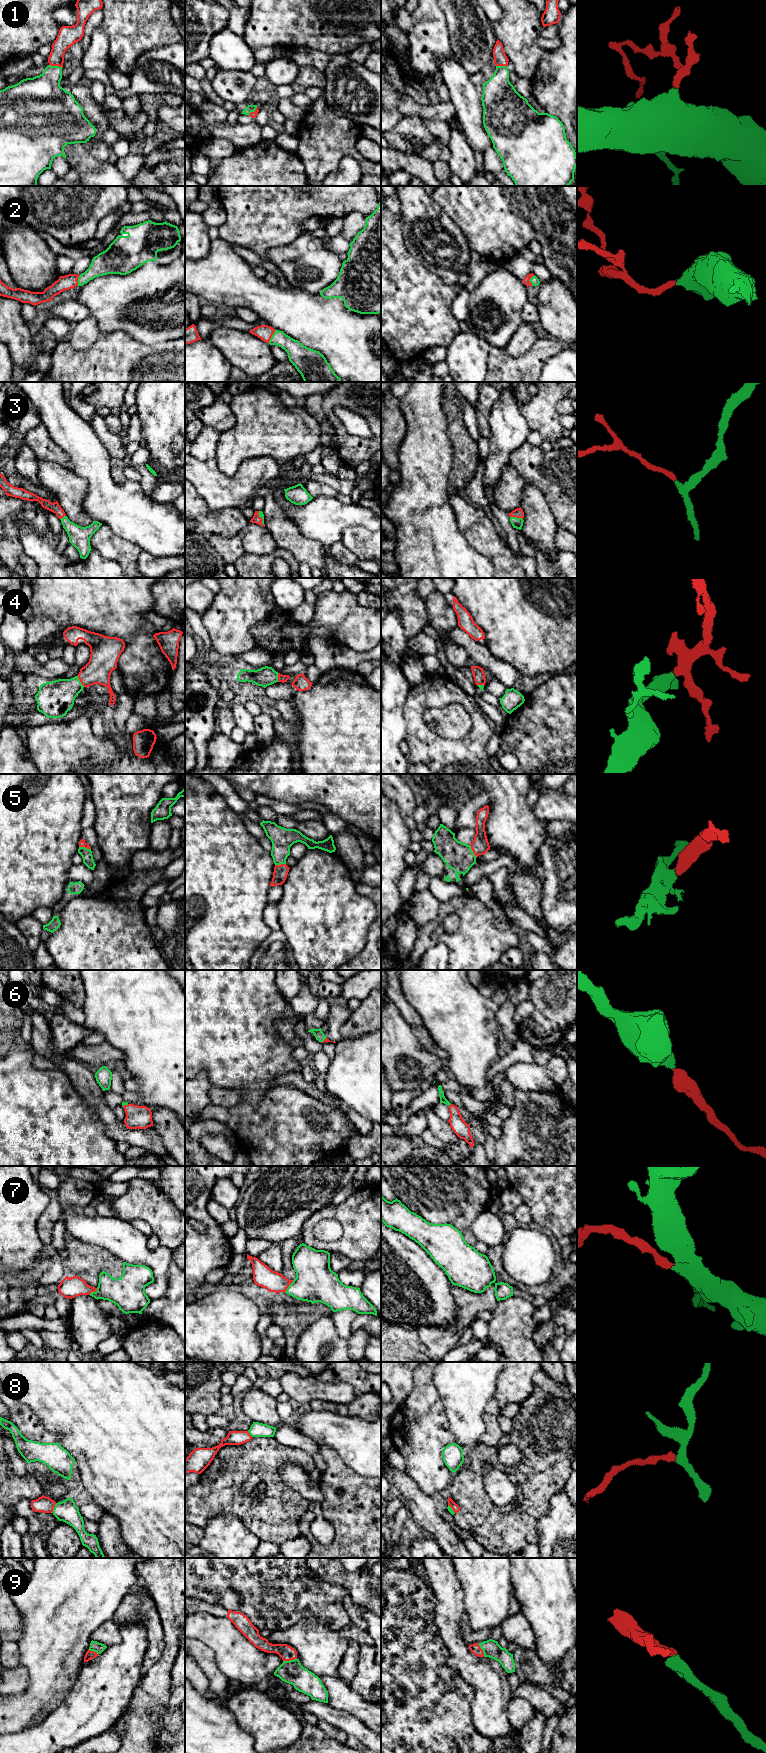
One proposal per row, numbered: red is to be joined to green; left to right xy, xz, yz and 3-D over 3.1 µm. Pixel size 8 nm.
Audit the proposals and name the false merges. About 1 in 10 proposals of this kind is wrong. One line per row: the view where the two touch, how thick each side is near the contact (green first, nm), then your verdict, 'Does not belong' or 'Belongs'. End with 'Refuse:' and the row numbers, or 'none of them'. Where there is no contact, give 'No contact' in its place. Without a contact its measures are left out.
1: Touches green in xy. Thickness 300 nm (green) against 150 nm. Belongs
2: Touches green in xz. Thickness 160 nm (green) against 120 nm. Belongs
3: Touches green in yz. Thickness 80 nm (green) against 80 nm. Belongs
4: Touches green in xy. Thickness 280 nm (green) against 220 nm. Belongs
5: Touches green in yz. Thickness 220 nm (green) against 140 nm. Belongs
6: Touches green in yz. Thickness 50 nm (green) against 120 nm. Belongs
7: Touches green in xz. Thickness 320 nm (green) against 170 nm. Belongs
8: Touches green in xy. Thickness 170 nm (green) against 130 nm. Belongs
9: Touches green in xz. Thickness 190 nm (green) against 120 nm. Belongs
Refuse: none of them

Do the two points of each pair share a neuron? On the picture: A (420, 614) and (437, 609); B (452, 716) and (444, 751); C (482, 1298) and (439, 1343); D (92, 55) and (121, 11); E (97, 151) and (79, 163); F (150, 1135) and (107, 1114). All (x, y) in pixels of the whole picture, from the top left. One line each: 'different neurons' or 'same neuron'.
A: different neurons
B: different neurons
C: same neuron
D: different neurons
E: different neurons
F: same neuron

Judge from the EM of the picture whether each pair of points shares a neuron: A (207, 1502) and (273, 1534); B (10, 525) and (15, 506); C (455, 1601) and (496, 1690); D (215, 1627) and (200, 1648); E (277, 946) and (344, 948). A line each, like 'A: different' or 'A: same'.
A: same
B: same
C: same
D: different
E: different

